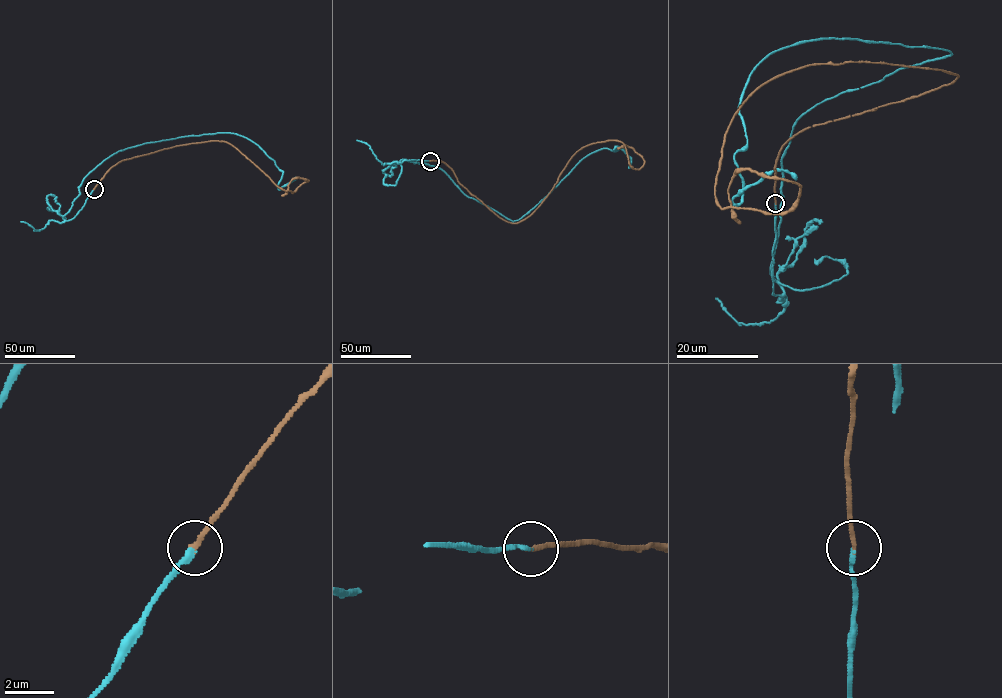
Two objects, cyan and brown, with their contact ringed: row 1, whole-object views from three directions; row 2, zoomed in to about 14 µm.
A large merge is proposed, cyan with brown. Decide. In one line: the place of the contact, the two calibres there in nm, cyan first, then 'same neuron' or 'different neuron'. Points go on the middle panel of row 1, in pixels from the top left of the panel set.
(430, 161) | 170/180 nm | same neuron

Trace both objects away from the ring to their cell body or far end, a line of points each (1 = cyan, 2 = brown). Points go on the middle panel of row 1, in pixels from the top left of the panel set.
1: (430, 161), (399, 162), (437, 166), (464, 194), (513, 221), (592, 153), (618, 146), (631, 159), (628, 168)
2: (430, 161), (444, 162), (470, 193), (514, 223), (534, 211), (584, 146), (619, 141), (629, 164), (643, 165)

